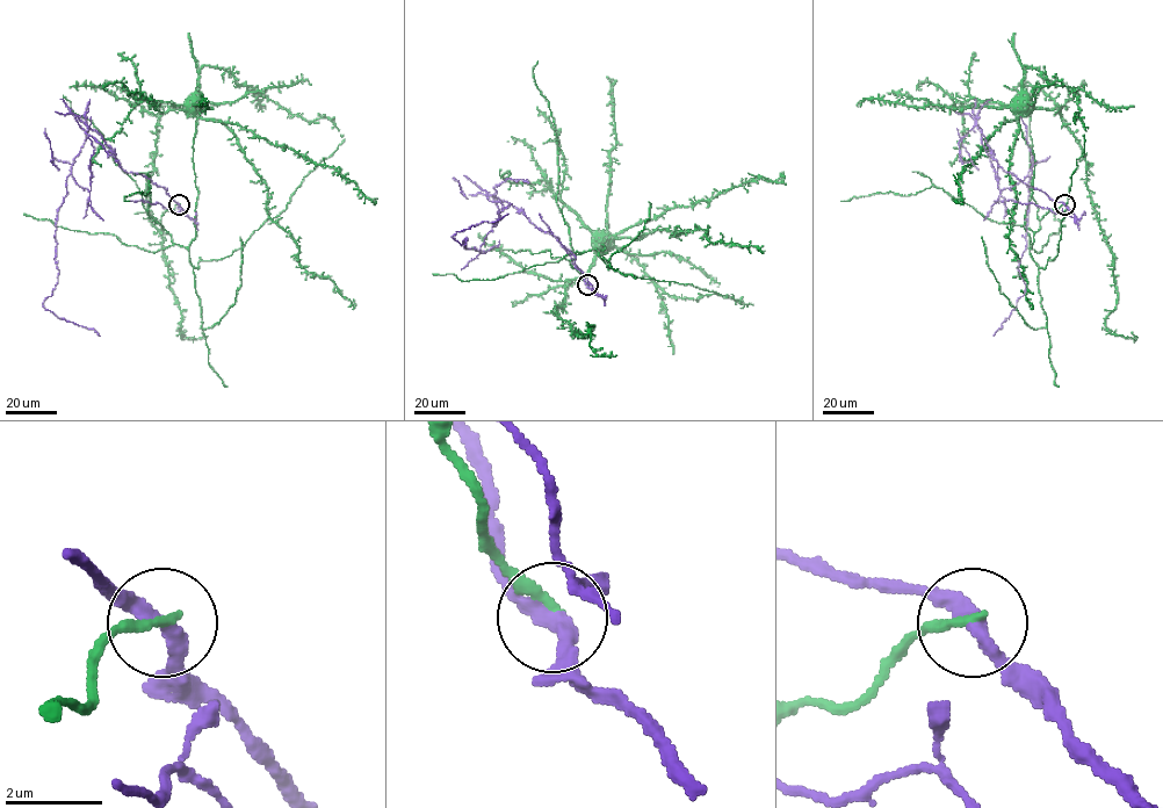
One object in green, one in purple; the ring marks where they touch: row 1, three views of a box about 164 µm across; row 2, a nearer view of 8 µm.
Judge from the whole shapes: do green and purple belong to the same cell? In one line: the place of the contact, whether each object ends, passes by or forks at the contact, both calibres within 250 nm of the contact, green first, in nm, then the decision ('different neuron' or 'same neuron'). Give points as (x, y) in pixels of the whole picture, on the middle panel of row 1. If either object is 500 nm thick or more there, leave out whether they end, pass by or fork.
(587, 285) | green ends | purple passes by | 220/280 nm | different neuron

